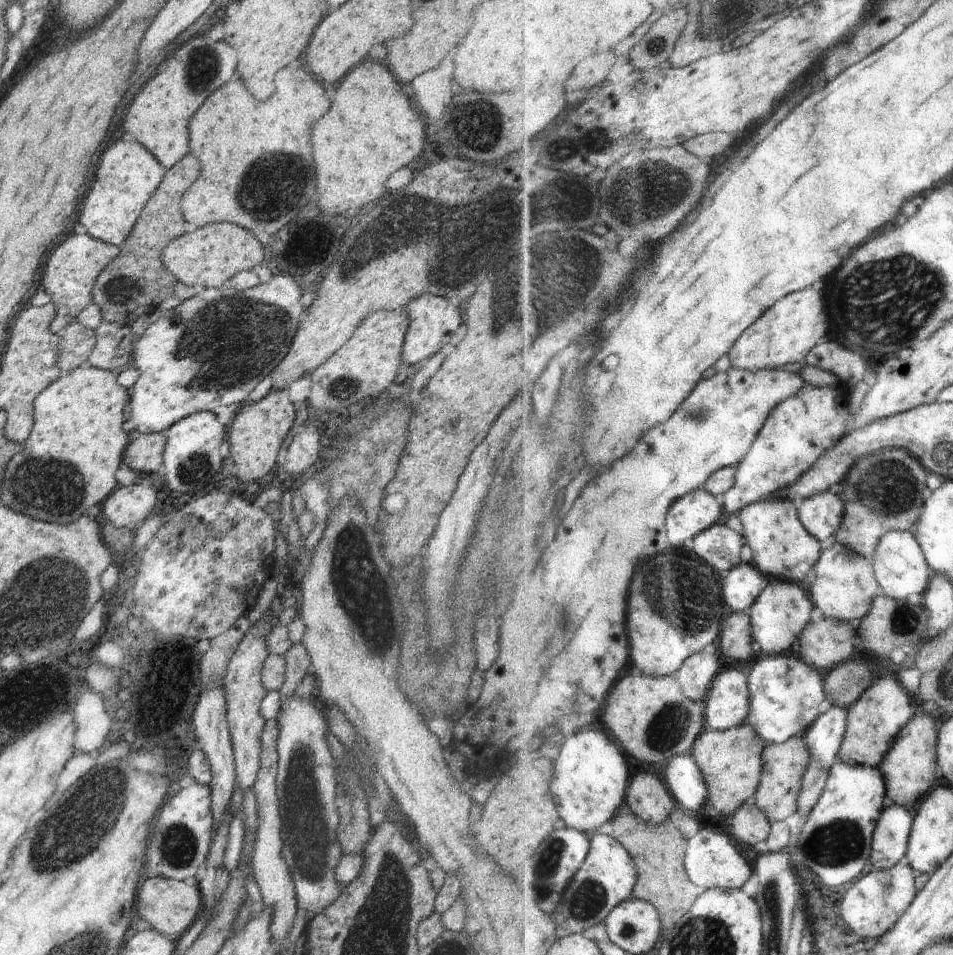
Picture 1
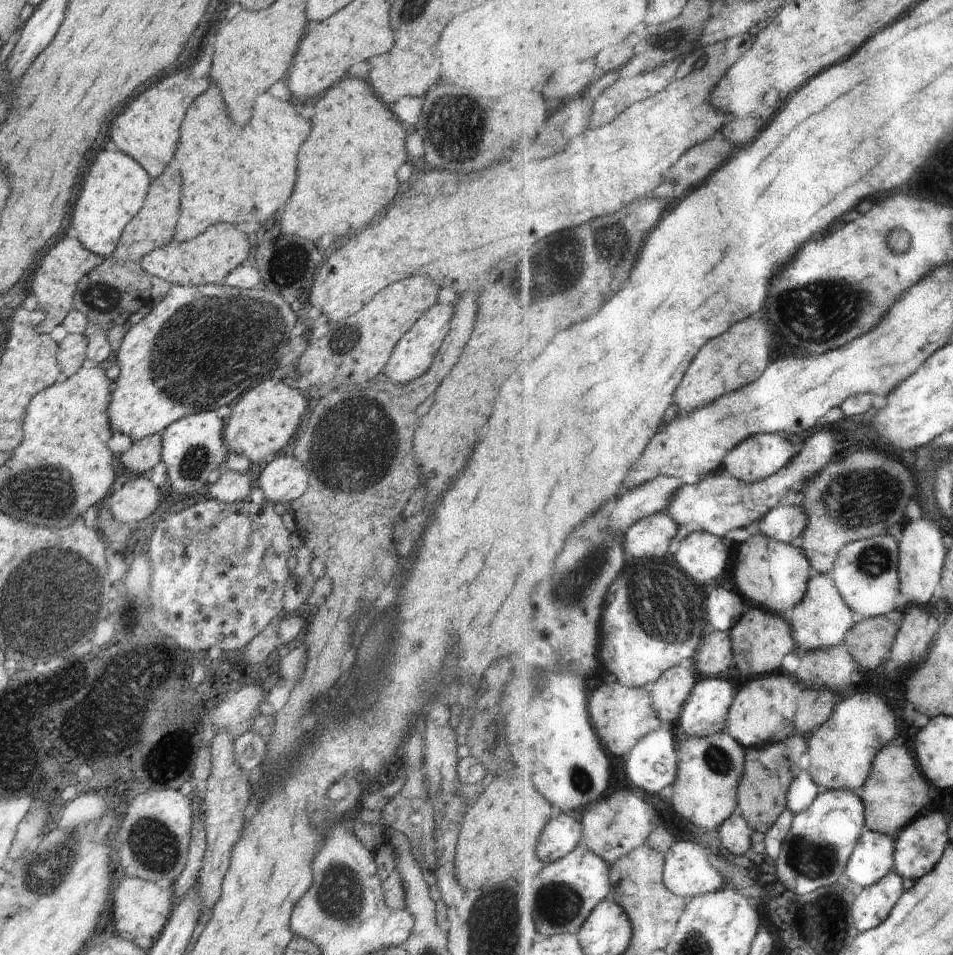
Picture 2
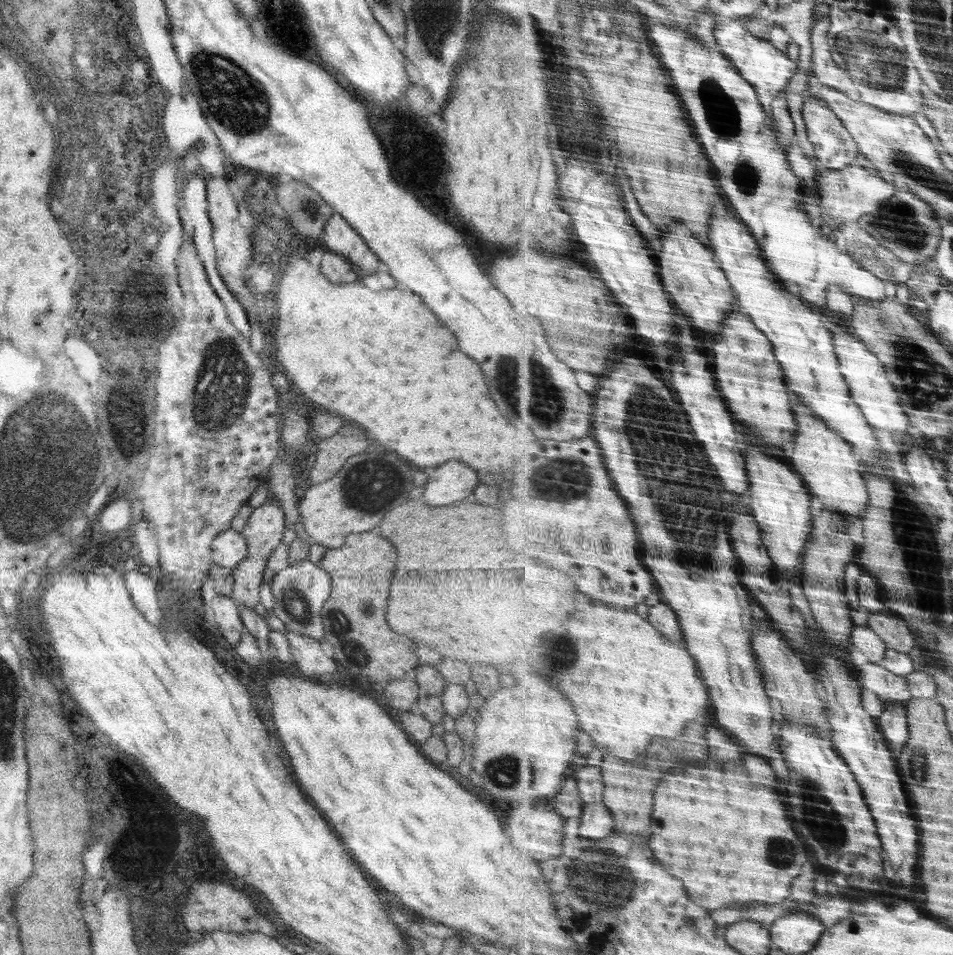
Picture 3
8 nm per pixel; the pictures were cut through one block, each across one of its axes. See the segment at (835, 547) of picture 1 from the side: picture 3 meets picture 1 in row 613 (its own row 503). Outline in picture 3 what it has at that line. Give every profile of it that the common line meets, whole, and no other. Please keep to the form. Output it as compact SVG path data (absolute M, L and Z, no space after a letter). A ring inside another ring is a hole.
M802 402L796 406L796 414L798 414L798 422L802 430L798 434L796 444L796 452L794 452L794 466L796 470L806 476L808 486L818 492L816 496L826 504L826 506L836 506L842 508L838 510L838 514L846 514L846 520L852 524L856 524L858 520L862 520L862 516L868 512L870 506L870 494L868 494L868 484L866 478L862 474L864 464L858 460L858 456L854 454L854 448L850 446L850 442L846 442L842 436L838 436L836 432L832 432L810 408L806 408Z

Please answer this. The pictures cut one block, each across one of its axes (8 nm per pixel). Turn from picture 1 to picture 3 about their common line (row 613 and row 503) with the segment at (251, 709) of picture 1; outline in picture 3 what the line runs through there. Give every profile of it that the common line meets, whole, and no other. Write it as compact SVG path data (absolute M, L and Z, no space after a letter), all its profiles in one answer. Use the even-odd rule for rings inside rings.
M273 498L258 508L252 510L248 523L242 528L242 534L248 545L248 554L238 566L233 569L233 593L232 599L240 606L252 608L260 602L260 585L264 582L263 574L266 570L266 562L270 554L282 544L282 534L284 534L285 514L277 505L274 506Z

